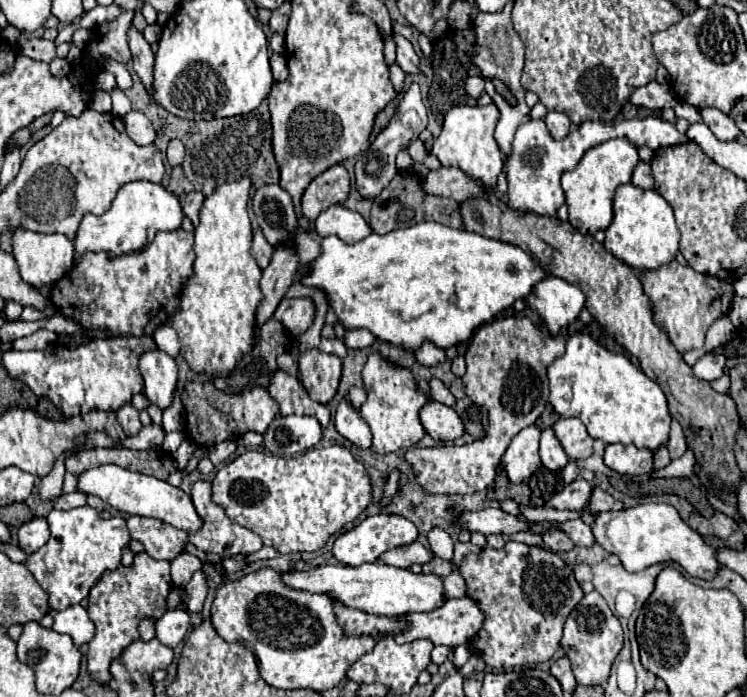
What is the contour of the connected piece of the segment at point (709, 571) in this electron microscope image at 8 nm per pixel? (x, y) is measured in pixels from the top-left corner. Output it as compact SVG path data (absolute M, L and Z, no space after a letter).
M642 503L632 509L622 509L616 513L598 513L594 517L596 523L592 525L592 531L596 543L600 543L606 551L618 555L624 569L630 573L638 573L656 563L674 561L682 565L688 575L712 581L722 567L716 559L714 547L708 545L702 535L698 535L668 503Z

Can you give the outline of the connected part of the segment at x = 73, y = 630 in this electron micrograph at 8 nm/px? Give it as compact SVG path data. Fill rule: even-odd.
M72 605L64 611L52 611L52 617L54 617L52 629L56 633L70 635L76 647L88 643L96 633L92 619L88 617L88 613L82 605Z

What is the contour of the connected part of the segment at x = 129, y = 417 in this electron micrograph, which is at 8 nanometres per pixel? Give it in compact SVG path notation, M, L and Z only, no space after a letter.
M126 403L124 407L120 407L116 411L116 417L118 417L118 423L122 425L124 433L130 437L130 435L138 435L138 431L142 429L142 423L138 419L138 409L134 409L130 403Z

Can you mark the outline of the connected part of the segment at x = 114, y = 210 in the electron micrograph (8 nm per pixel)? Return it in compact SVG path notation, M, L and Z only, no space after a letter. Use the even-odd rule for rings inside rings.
M132 181L120 187L112 207L96 217L86 215L78 227L74 239L74 257L80 257L84 251L110 251L112 255L124 255L142 249L148 241L154 239L158 231L176 231L182 225L184 211L180 199L164 189L160 183L152 181Z

